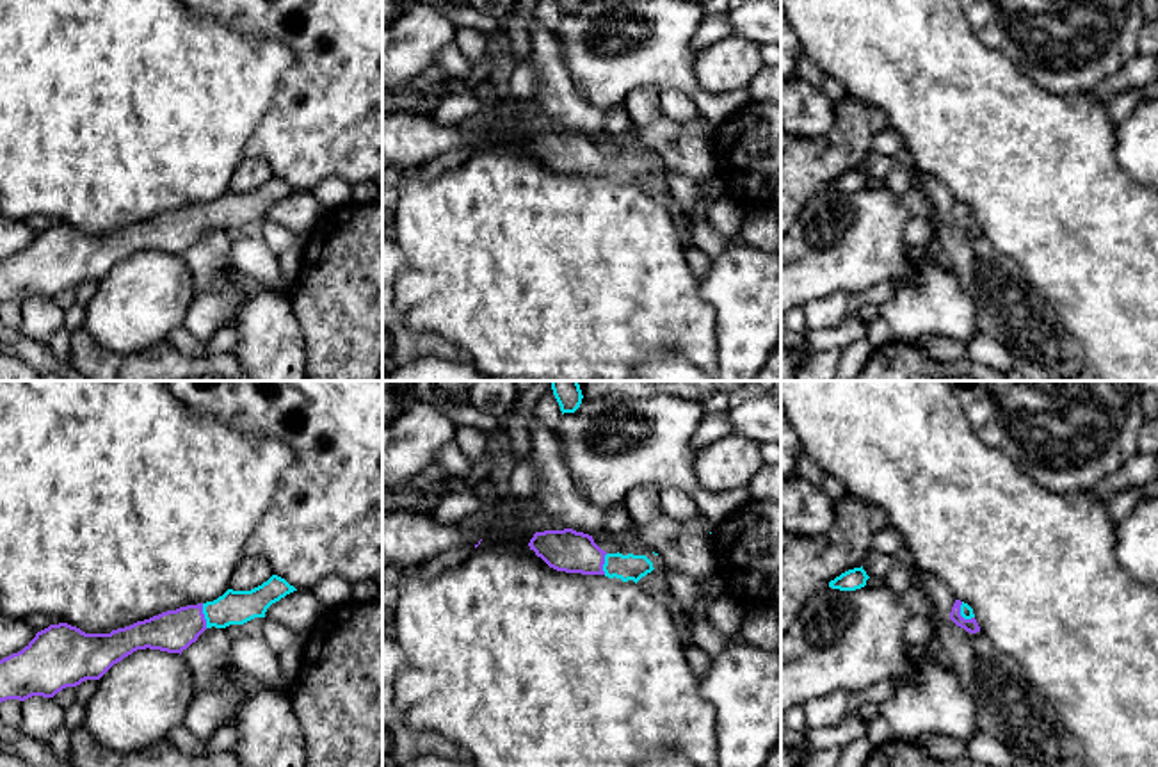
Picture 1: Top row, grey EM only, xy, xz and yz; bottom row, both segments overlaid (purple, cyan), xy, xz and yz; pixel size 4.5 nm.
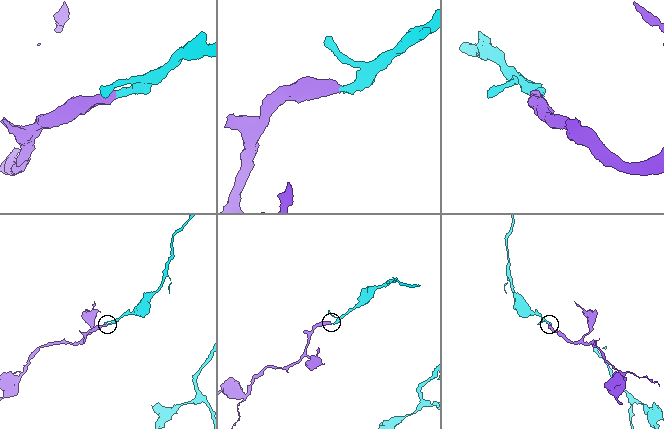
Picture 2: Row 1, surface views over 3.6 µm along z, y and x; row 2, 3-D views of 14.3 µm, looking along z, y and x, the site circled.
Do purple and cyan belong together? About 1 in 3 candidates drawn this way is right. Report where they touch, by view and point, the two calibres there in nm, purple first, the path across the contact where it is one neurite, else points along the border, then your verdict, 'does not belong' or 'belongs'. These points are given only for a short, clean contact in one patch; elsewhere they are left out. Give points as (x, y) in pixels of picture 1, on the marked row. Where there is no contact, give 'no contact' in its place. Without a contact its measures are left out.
xy (203, 616) | 190/160 nm | across xy (175, 630), (203, 616), (235, 607) | belongs

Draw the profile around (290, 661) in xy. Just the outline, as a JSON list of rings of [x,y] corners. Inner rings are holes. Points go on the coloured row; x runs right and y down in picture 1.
[[[295,634],[295,641],[281,653],[279,666],[288,678],[297,678],[308,634]]]

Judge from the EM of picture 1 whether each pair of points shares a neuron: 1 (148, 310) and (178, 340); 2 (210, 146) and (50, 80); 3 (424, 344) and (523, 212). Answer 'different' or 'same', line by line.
1: different
2: same
3: different

